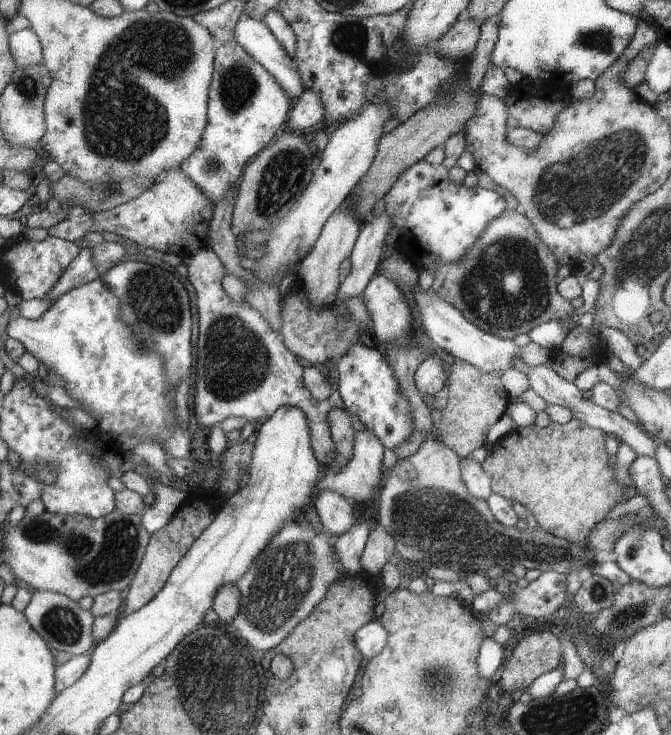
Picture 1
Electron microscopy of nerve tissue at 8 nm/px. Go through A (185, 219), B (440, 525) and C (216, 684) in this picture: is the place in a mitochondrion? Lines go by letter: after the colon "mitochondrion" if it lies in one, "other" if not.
A: other
B: mitochondrion
C: mitochondrion

